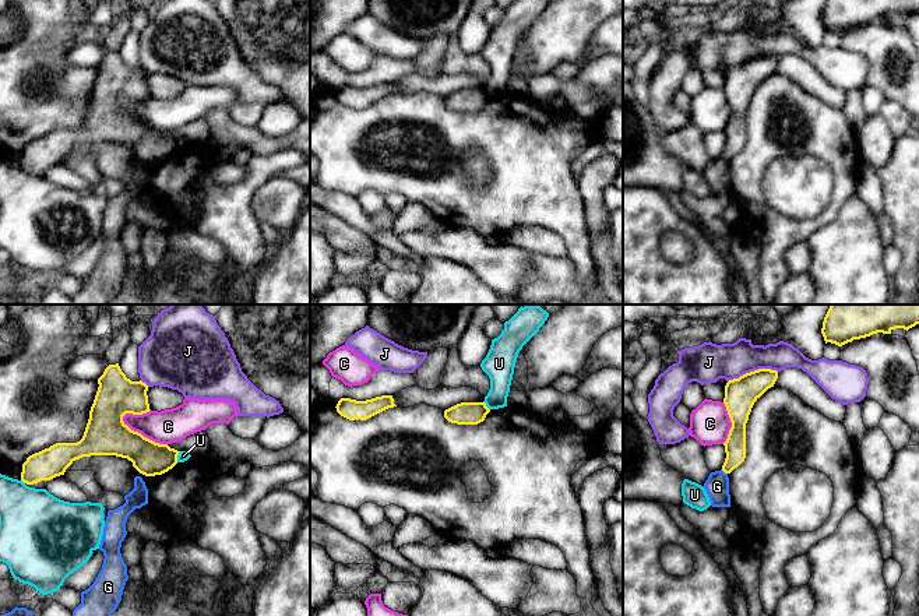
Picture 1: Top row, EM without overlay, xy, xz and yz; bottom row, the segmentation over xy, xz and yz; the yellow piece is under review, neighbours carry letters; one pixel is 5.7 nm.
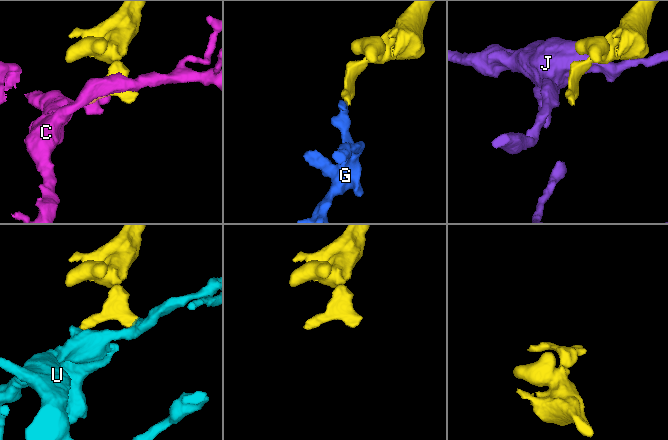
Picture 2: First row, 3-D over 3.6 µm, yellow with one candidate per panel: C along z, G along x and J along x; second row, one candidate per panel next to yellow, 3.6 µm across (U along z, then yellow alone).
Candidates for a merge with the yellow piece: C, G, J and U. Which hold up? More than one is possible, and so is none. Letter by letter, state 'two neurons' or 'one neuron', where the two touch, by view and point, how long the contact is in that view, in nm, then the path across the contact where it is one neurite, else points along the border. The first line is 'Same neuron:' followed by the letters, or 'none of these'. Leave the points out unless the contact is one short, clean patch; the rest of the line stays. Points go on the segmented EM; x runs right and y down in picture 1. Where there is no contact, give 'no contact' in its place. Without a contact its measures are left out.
Same neuron: none of these
C: two neurons | xy (141, 435) | 300 nm
G: two neurons | yz (724, 471) | 50 nm | along yz (721, 470), (726, 474)
J: two neurons | yz (752, 372) | 300 nm
U: two neurons | xz (485, 405) | 70 nm

